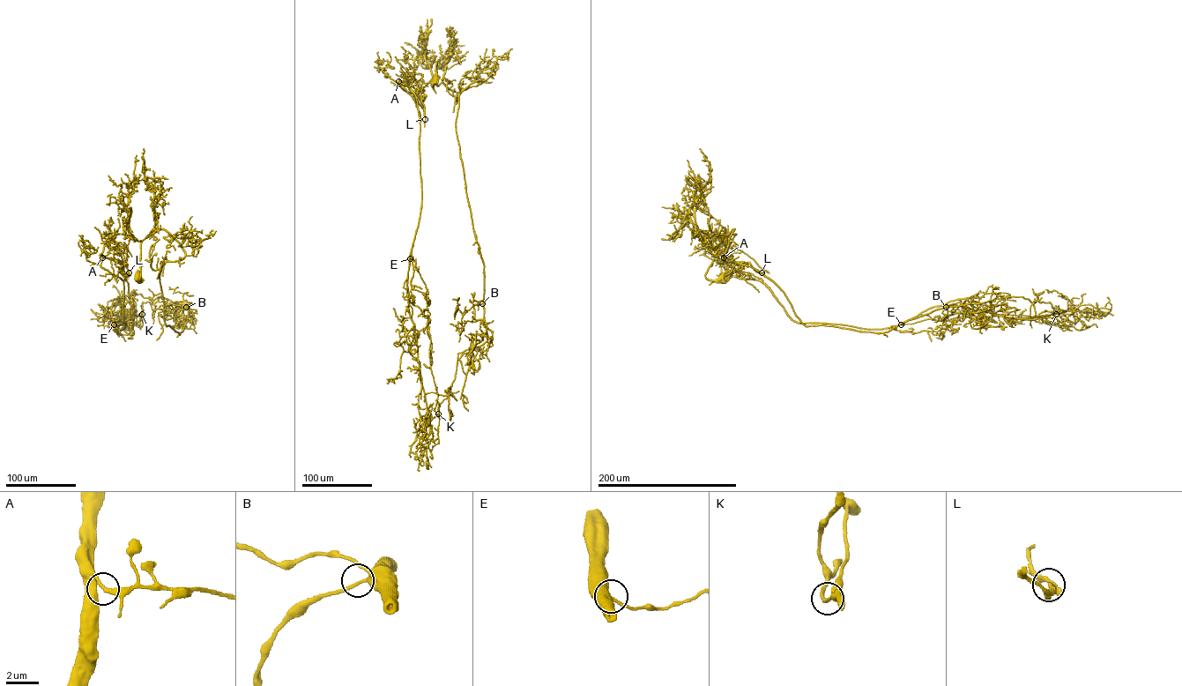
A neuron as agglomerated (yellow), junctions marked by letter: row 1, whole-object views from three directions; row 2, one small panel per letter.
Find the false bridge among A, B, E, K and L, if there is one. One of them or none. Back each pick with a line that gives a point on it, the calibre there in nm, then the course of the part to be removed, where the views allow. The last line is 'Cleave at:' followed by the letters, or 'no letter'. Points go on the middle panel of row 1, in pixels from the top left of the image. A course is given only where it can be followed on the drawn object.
Cleave at: no letter

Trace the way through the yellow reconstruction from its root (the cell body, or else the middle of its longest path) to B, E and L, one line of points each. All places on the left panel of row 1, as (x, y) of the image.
B: (139, 279), (141, 242), (166, 230), (185, 253), (165, 262), (160, 272), (166, 325), (181, 332), (186, 307)
E: (139, 279), (140, 241), (112, 235), (100, 265), (123, 281), (125, 325), (118, 329), (114, 324)
L: (139, 279), (140, 241), (128, 234), (112, 234), (104, 247), (100, 265), (115, 276), (125, 262), (129, 272)

